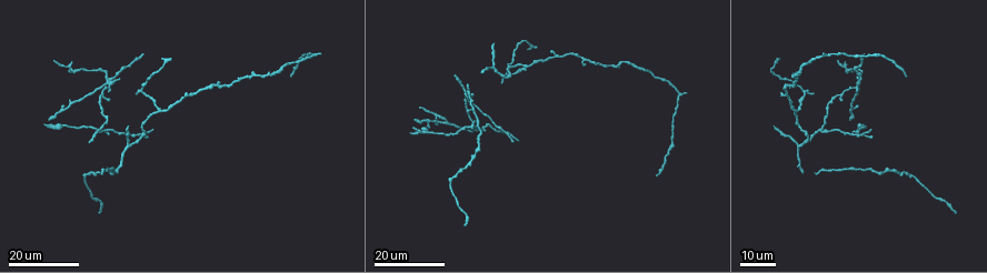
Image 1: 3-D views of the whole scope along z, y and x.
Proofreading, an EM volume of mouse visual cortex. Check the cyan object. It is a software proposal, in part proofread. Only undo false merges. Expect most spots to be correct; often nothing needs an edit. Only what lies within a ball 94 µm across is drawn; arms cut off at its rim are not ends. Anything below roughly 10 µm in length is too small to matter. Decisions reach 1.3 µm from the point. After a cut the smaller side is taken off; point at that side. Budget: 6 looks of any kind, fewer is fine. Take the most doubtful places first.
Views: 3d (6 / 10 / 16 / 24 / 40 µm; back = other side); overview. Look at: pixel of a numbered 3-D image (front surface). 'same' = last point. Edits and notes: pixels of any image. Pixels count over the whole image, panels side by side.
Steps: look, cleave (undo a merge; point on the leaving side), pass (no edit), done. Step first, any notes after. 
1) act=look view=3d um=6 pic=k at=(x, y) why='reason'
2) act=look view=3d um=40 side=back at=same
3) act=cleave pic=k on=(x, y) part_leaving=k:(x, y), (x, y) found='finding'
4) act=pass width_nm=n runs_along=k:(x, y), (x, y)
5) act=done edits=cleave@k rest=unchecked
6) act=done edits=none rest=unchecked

act=look view=3d um=24 pic=1 at=(159, 109) why='three-way junction'

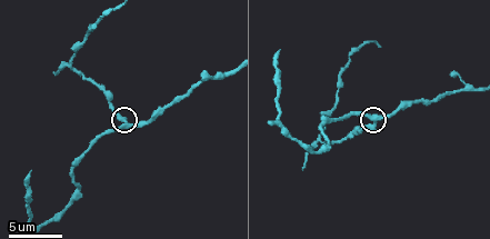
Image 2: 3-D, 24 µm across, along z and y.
act=look view=3d um=6 pic=2 at=(374, 125) why='closer look'

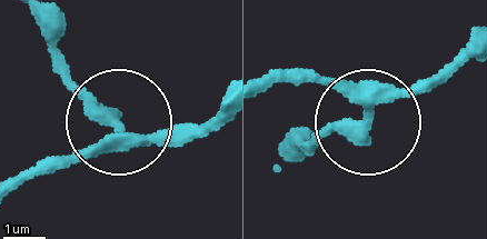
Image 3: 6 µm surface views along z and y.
act=pass side_arm_um=28 arms=3 found='one neuron here'

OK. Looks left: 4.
act=look view=3d um=24 pic=1 at=(101, 131) why='side arm on a straight run'

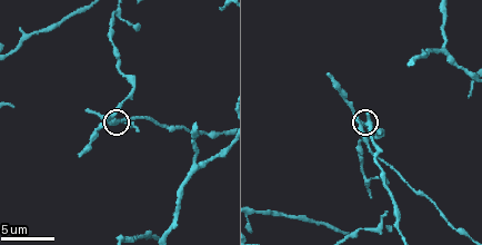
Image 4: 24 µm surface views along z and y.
act=look view=3d um=10 pic=4 at=(359, 118)

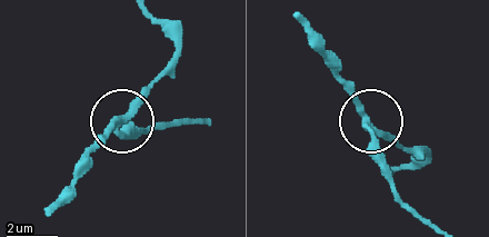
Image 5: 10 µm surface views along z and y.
act=cleave pic=5 on=(132, 135) side_arm_um=24 part_leaving=5:(118, 134), (198, 121) found='a second neuron is stuck on'

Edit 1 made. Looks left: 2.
act=look view=3d um=16 pic=1 at=(106, 82)

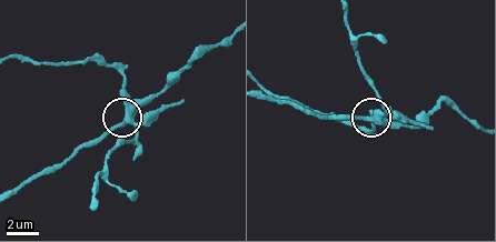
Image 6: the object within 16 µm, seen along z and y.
act=look view=3d um=6 pic=6 at=(375, 120) why='closer look'

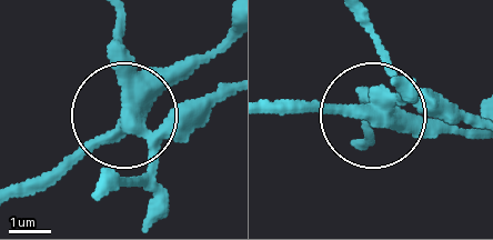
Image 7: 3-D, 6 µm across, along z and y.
act=cleave pic=7 on=(175, 67) width_nm=480 part_leaving=7:(131, 106), (120, 123), (24, 180) found='two neurons meet here'

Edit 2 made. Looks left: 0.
act=done edits=cleave@5,cleave@7 rest=unchecked

